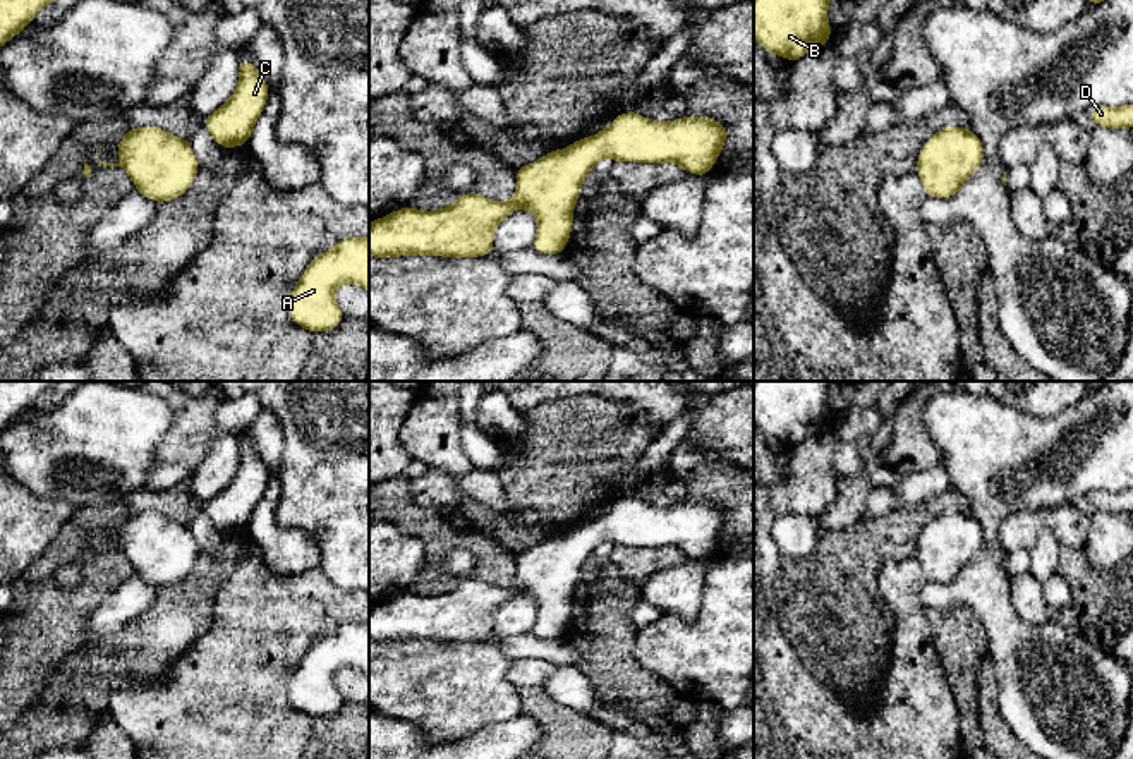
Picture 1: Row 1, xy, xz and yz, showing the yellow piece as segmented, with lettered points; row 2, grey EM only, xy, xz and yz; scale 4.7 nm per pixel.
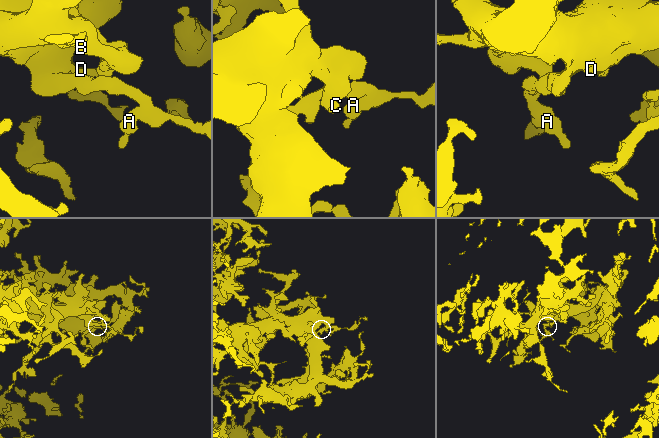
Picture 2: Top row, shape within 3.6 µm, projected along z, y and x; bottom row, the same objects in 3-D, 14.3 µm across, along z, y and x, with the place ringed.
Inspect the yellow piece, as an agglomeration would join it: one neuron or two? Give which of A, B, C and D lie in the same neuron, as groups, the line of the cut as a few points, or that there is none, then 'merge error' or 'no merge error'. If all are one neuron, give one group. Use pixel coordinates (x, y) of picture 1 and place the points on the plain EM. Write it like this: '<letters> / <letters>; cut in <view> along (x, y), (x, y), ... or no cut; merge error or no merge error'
A B C D; no cut; no merge error

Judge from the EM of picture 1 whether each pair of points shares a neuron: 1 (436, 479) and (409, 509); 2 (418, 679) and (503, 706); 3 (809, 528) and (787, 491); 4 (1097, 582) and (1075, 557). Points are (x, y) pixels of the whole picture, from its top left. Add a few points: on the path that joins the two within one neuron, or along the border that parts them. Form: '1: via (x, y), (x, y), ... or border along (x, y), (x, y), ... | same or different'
1: border along (409, 479), (409, 490), (418, 503), (454, 507) | different
2: via (438, 686), (469, 689), (483, 696) | same
3: border along (819, 514), (778, 516), (771, 528) | different
4: via (1090, 576), (1078, 564) | same

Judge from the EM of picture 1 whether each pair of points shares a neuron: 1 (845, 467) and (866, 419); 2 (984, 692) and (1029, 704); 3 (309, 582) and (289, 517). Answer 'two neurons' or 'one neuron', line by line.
1: one neuron
2: two neurons
3: two neurons

